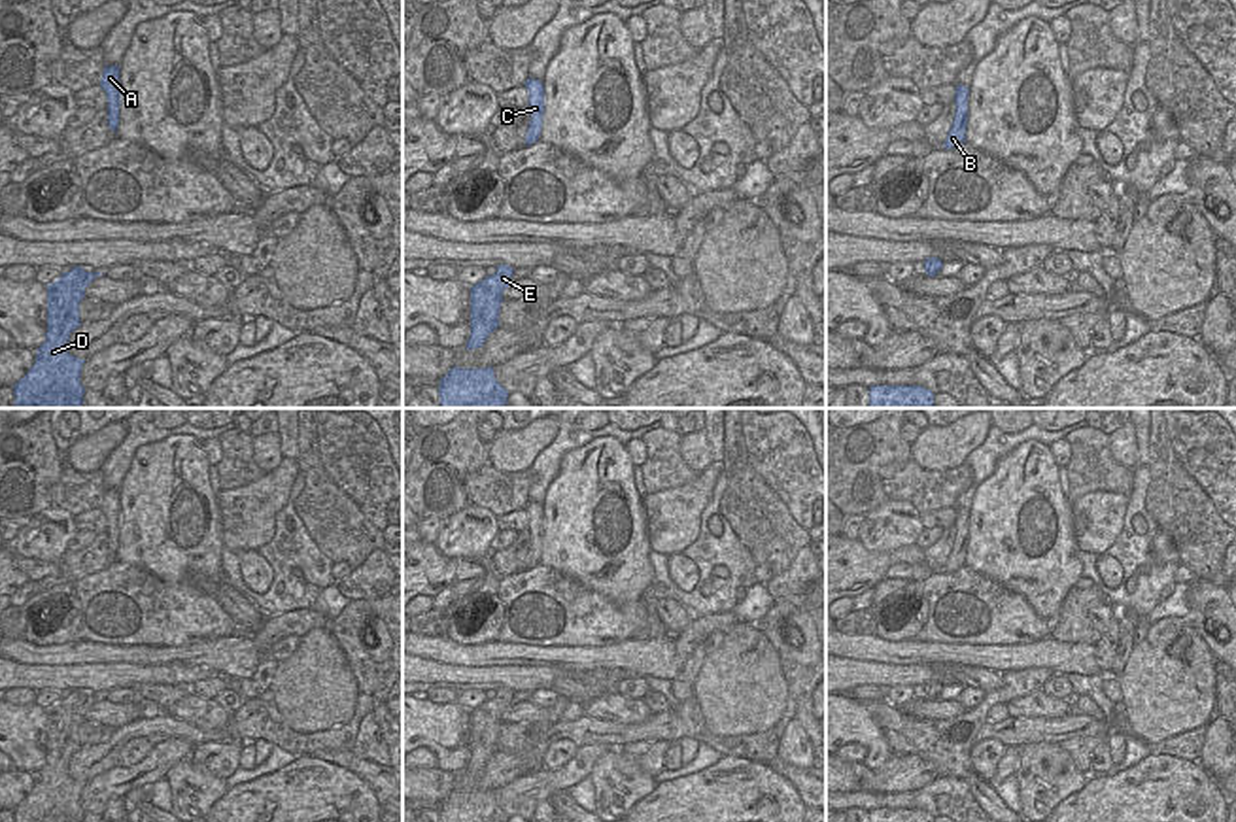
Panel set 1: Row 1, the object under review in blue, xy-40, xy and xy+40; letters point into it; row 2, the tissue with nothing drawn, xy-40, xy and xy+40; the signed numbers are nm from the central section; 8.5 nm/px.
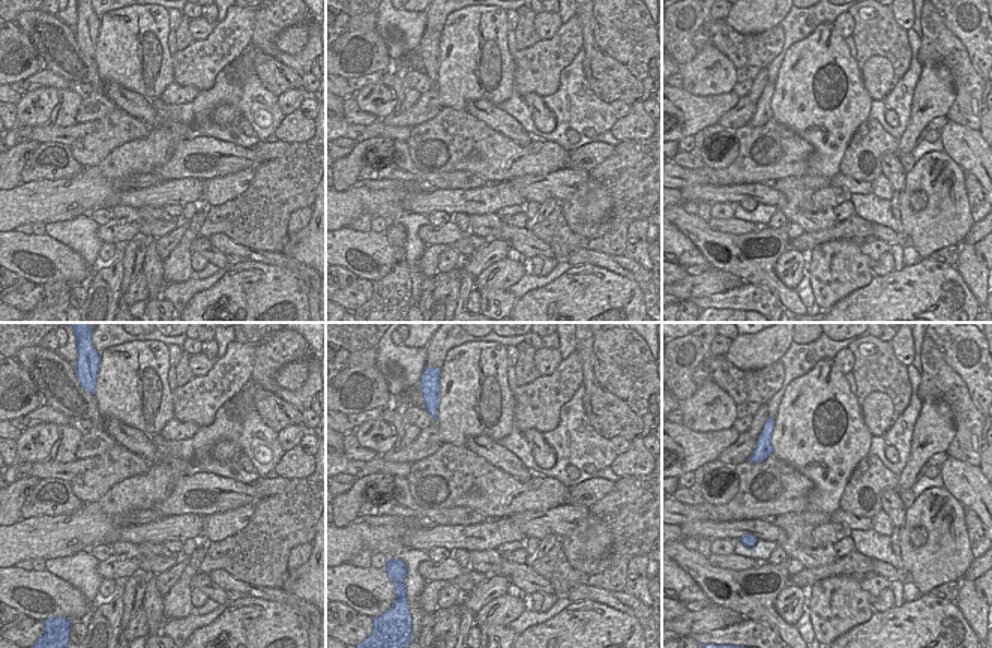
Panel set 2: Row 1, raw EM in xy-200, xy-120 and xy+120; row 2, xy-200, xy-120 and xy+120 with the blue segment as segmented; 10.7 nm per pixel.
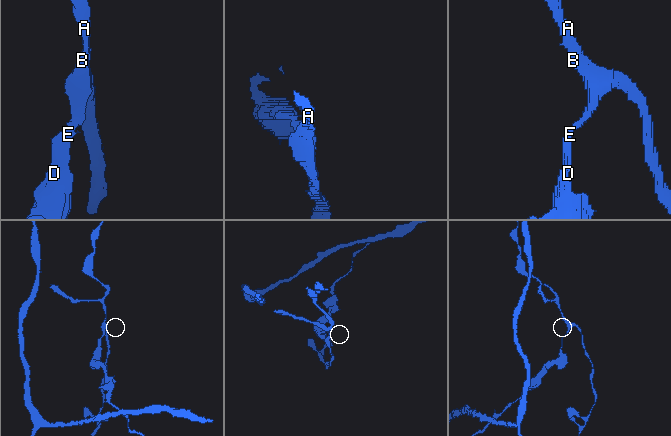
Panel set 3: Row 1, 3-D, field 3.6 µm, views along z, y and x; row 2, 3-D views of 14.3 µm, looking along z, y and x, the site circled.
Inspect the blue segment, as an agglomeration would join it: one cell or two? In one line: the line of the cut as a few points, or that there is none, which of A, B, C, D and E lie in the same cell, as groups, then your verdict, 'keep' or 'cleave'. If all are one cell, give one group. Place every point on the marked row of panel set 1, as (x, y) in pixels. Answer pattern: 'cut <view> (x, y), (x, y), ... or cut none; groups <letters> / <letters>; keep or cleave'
cut xy+40 (925, 265), (934, 274); groups A B C / D E; cleave

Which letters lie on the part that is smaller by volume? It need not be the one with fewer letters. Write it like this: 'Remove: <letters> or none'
Remove: D, E.

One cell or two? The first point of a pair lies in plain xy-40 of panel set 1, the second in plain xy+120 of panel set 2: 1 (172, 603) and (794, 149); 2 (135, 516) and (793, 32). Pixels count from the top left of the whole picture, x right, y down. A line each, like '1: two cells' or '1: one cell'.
1: one cell
2: two cells

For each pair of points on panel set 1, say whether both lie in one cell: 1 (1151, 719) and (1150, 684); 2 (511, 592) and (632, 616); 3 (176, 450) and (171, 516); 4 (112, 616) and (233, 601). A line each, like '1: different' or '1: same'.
1: same
2: same
3: same
4: different

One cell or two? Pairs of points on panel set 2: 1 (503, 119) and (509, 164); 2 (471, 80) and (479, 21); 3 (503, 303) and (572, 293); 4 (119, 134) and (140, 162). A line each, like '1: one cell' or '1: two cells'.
1: two cells
2: one cell
3: two cells
4: two cells

